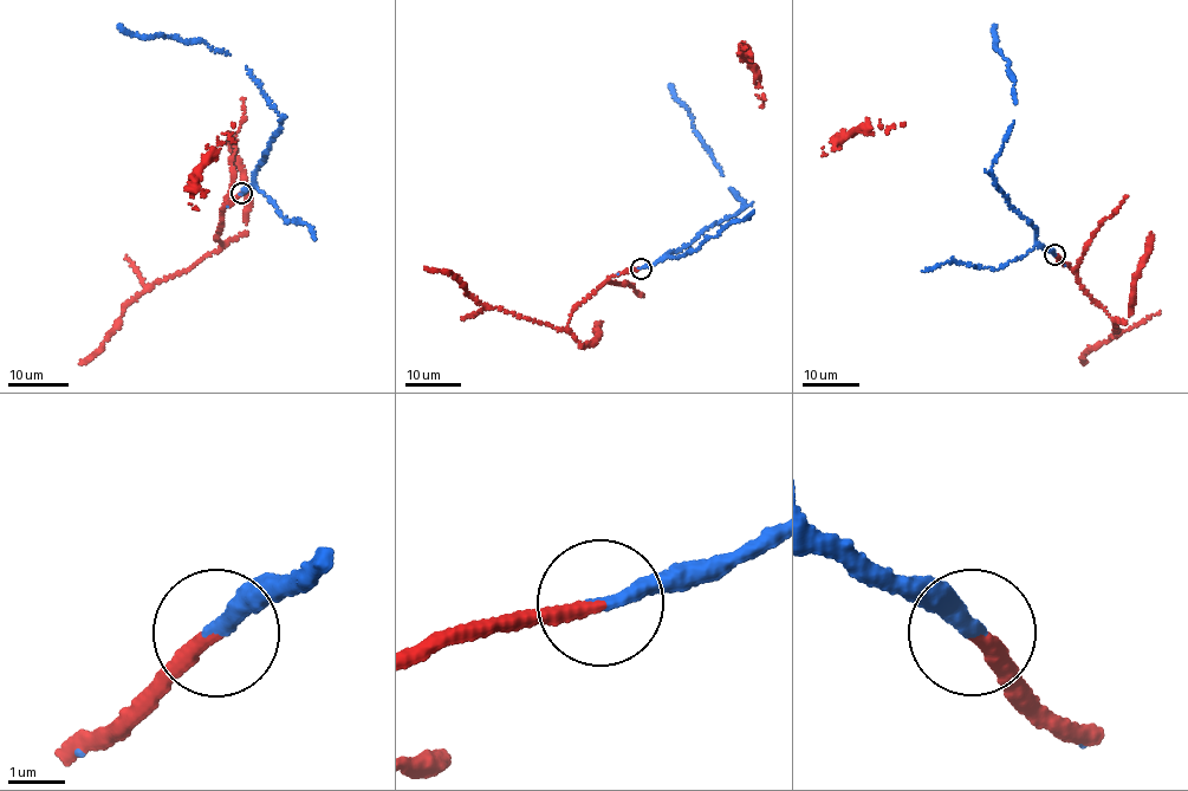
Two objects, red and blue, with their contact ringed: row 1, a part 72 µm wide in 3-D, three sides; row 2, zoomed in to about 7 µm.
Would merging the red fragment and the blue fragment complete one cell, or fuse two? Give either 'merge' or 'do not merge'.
merge

